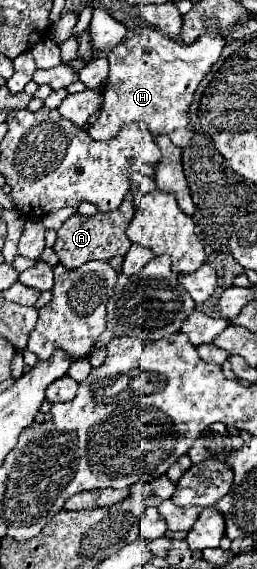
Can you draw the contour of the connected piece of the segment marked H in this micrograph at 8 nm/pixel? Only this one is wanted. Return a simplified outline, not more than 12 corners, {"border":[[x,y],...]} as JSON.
{"border":[[150,26],[108,52],[100,116],[108,140],[142,120],[188,146],[194,90],[226,36],[190,46]]}

